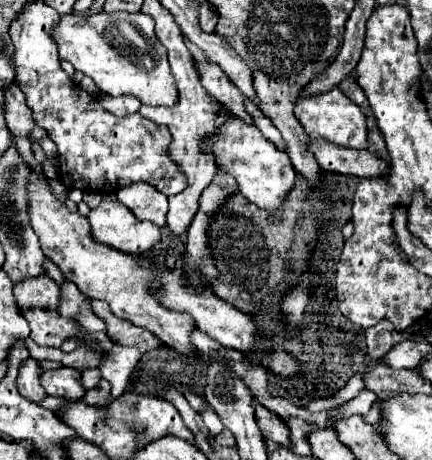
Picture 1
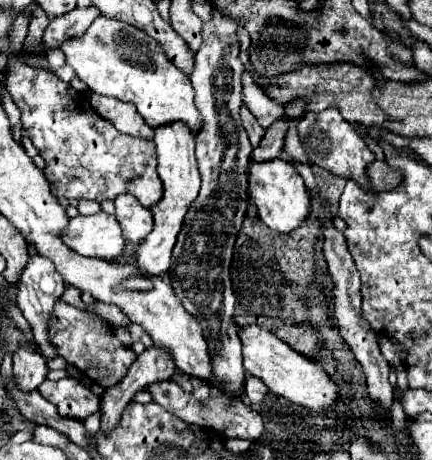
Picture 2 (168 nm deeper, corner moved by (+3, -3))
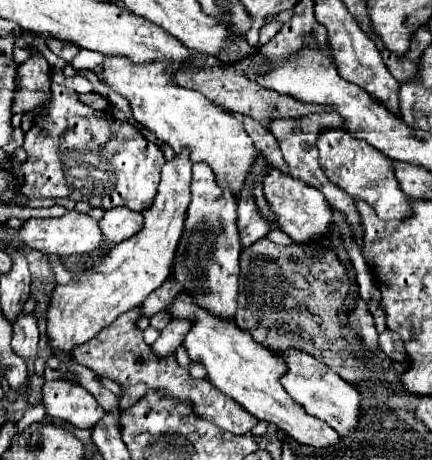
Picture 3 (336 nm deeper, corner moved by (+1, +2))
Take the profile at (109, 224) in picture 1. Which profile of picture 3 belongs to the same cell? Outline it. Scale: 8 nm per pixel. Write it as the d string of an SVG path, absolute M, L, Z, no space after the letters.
M70 210L62 218L30 218L30 220L26 220L24 226L20 228L16 242L30 246L44 254L70 256L70 254L84 254L84 252L96 250L104 242L104 234L98 228L96 218L92 218L88 214L80 214L76 210Z

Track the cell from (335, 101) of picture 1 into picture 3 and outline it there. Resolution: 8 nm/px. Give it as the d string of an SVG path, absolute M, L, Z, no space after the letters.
M322 130L322 134L316 140L316 146L320 150L320 166L326 172L326 176L346 190L352 198L362 198L368 202L380 220L396 220L396 218L406 218L410 214L408 206L408 196L400 190L394 172L392 172L392 162L374 146L368 142L362 142L354 136L350 136L346 130Z

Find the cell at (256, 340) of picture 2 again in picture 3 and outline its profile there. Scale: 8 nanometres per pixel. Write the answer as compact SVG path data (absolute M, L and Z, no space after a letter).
M288 348L284 352L276 352L280 360L286 364L286 374L282 374L282 386L284 390L300 404L304 410L324 422L328 422L338 434L346 436L358 426L358 408L360 408L360 394L358 390L342 380L336 372L332 372L326 364L318 362L314 356Z

